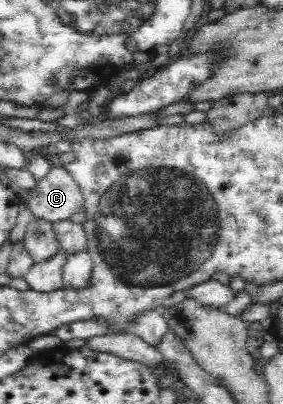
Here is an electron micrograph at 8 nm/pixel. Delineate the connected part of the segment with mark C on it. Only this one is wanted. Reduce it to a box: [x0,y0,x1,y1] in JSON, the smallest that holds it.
[27,162,83,224]

